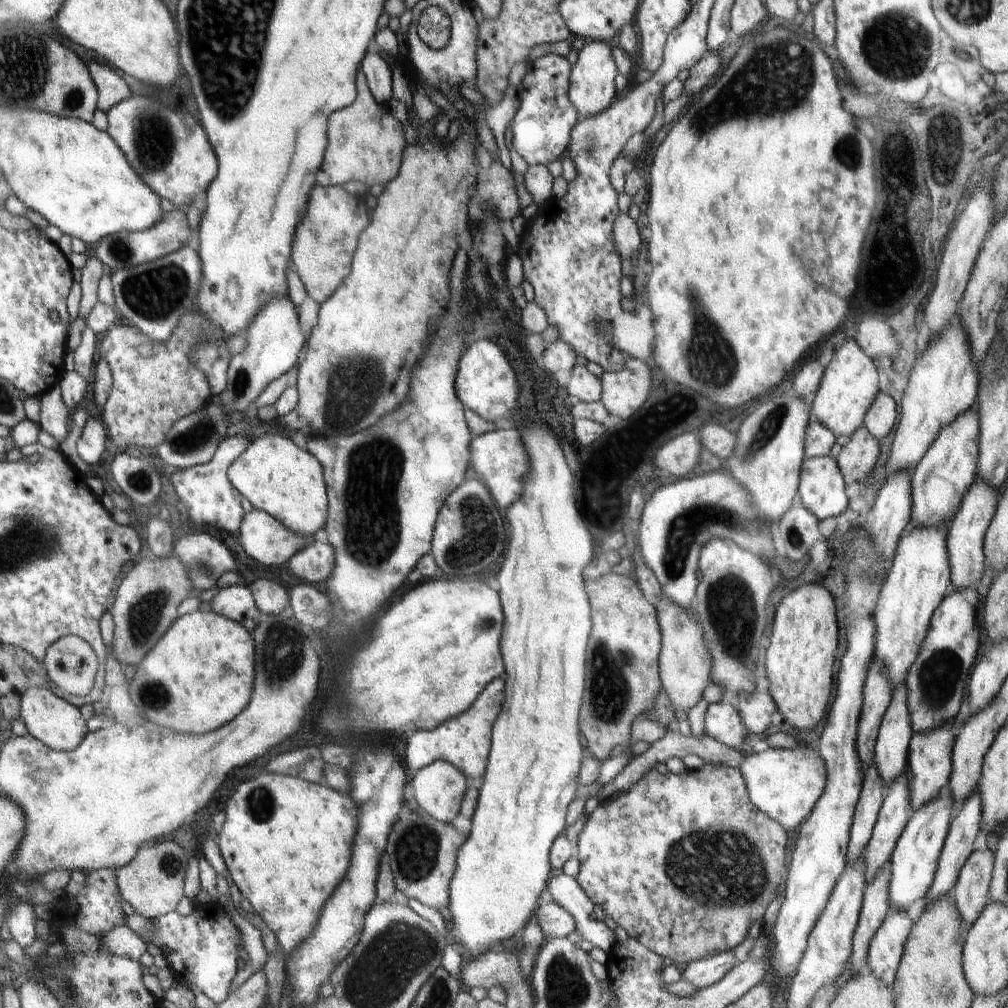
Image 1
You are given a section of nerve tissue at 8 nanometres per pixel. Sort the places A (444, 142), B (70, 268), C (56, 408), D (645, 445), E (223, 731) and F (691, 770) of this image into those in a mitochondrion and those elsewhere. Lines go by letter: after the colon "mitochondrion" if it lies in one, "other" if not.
A: other
B: other
C: other
D: other
E: other
F: other

